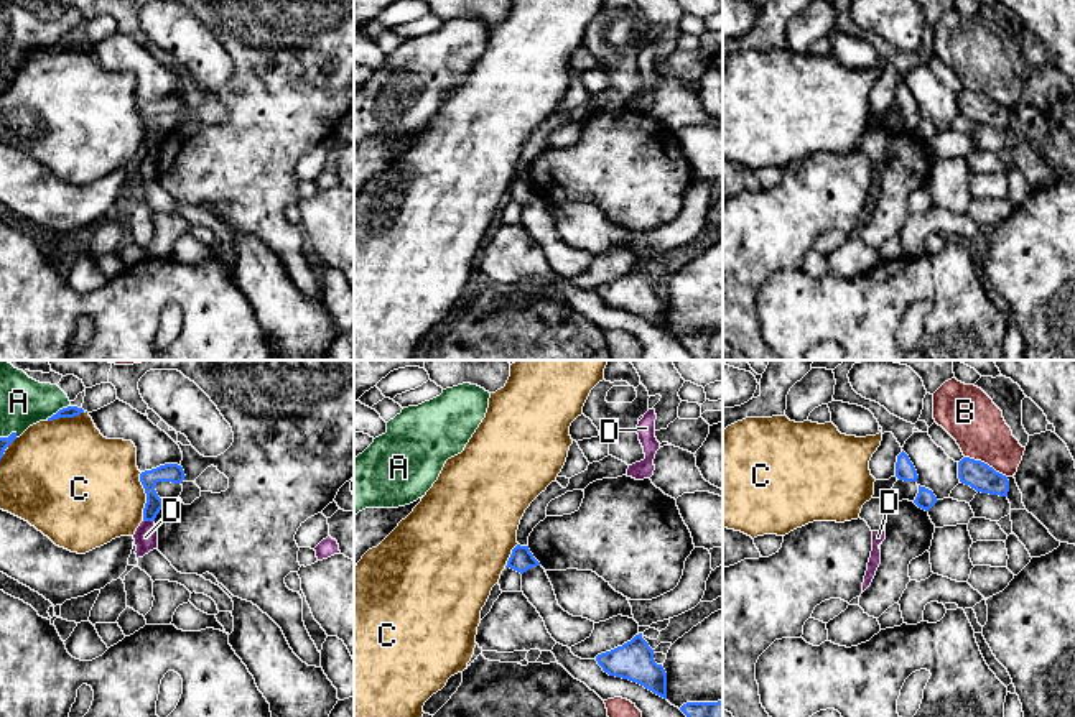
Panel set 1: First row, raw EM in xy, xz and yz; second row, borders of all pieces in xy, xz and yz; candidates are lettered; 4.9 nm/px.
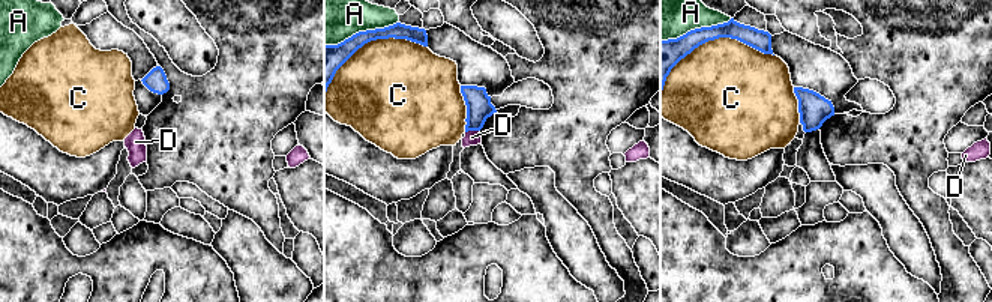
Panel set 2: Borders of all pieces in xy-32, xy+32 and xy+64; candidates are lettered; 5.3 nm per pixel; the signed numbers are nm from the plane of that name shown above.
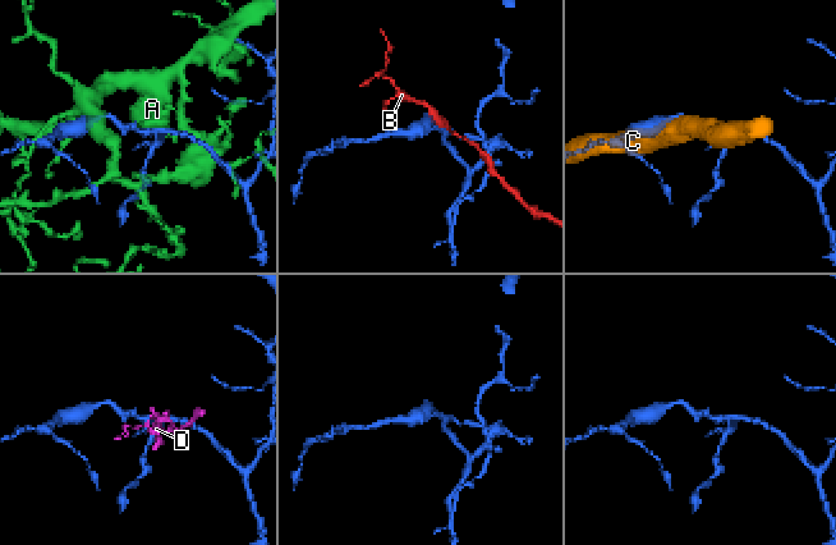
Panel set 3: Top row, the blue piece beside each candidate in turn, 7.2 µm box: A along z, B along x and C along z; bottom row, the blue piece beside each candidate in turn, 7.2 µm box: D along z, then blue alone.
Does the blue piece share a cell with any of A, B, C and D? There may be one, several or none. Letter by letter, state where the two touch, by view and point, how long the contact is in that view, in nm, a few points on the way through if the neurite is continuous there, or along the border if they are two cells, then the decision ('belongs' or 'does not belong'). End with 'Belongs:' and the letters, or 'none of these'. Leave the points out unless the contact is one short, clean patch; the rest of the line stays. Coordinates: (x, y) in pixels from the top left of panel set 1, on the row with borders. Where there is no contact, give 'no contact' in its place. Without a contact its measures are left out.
A: contact xy (60, 410); length 140 nm; does not belong
B: contact yz (986, 464); length 240 nm; does not belong
C: contact xy (147, 497); length 240 nm; does not belong
D: contact xy (148, 520); length 60 nm; border xy (144, 520), (153, 522); does not belong
Belongs: none of these

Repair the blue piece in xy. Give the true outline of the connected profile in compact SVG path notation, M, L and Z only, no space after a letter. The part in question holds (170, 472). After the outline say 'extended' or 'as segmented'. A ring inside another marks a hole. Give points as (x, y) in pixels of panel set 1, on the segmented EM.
M165 464L140 474L140 482L147 493L147 503L143 508L143 521L155 521L156 515L166 503L158 497L155 485L158 482L181 483L184 477L186 477L184 470L178 464Z; as segmented

